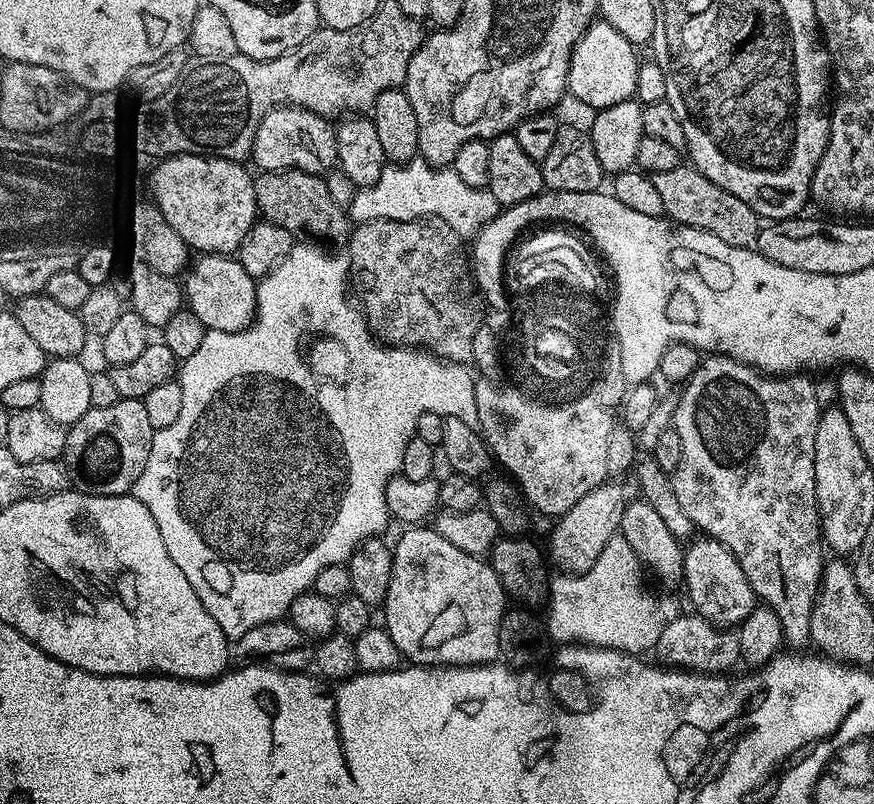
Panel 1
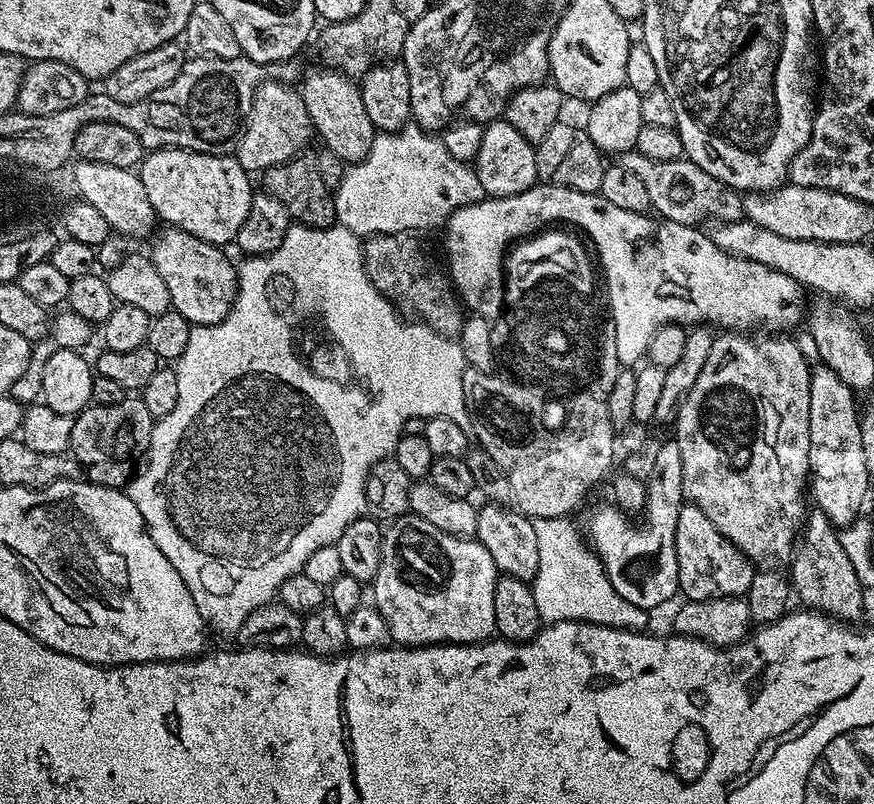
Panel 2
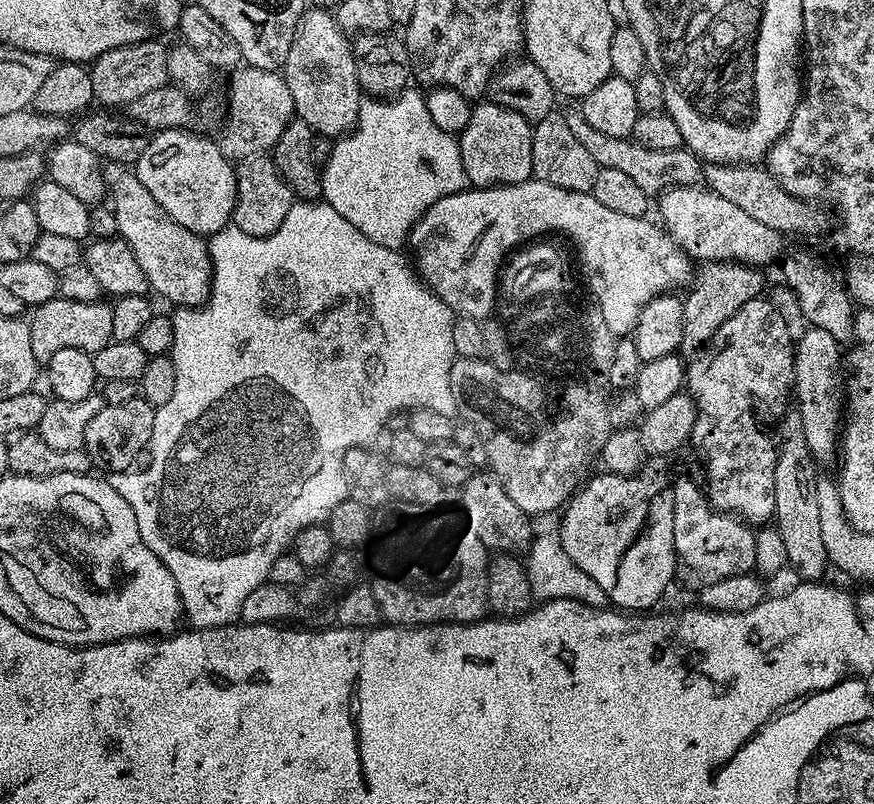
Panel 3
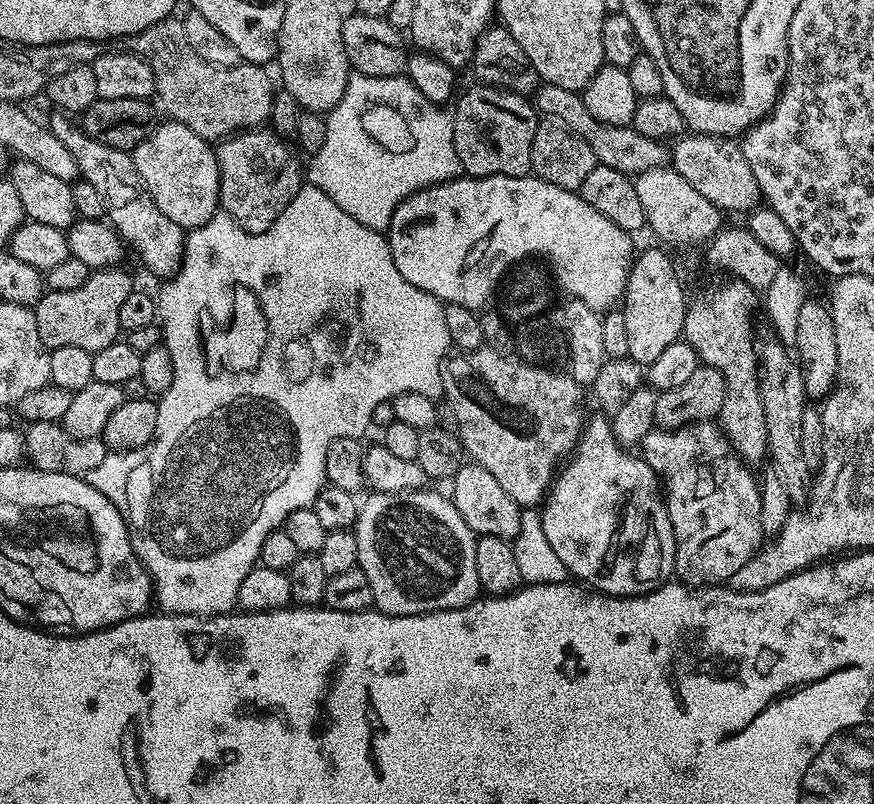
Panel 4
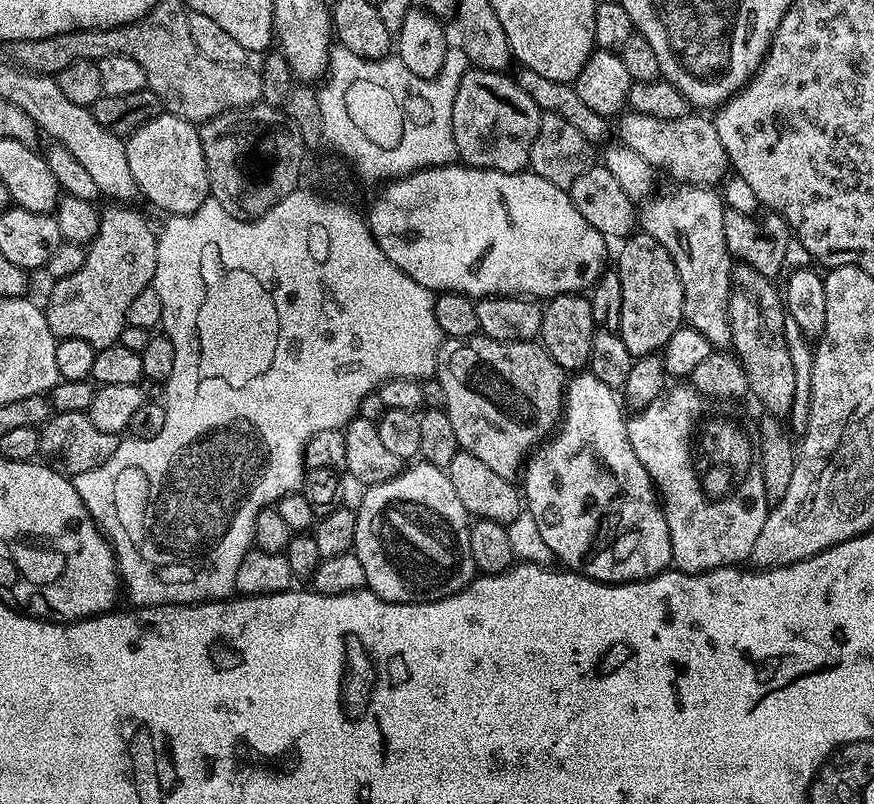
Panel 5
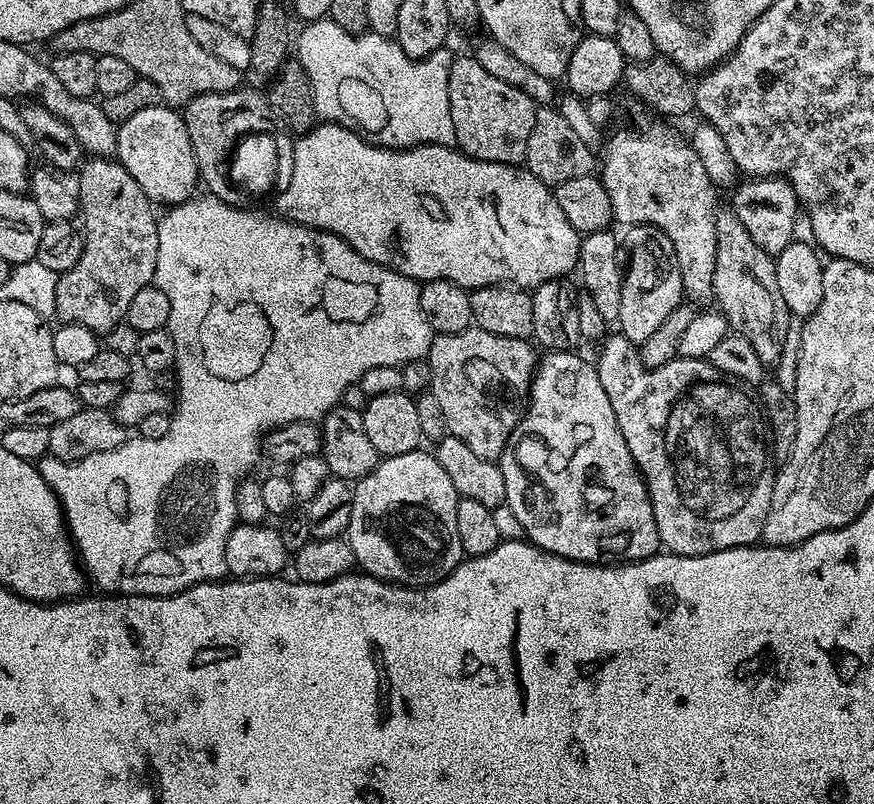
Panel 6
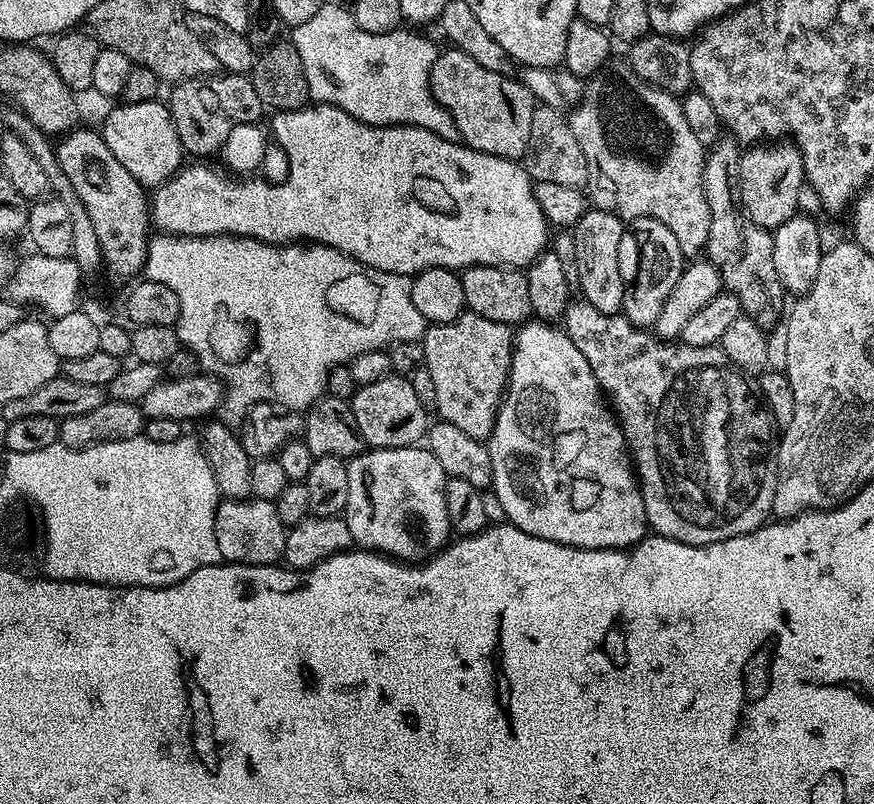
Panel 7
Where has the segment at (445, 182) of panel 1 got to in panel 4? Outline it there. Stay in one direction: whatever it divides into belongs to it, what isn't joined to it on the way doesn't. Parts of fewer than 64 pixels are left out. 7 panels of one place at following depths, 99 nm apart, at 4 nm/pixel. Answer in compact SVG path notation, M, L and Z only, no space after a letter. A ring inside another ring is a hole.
M360 72L349 75L346 94L342 94L338 106L334 106L332 111L327 113L324 121L324 125L326 126L326 142L322 142L322 150L311 153L309 160L312 161L309 164L307 161L307 183L313 184L318 190L322 190L322 194L334 198L334 202L338 202L338 206L342 206L342 210L346 210L346 214L350 214L350 218L358 218L358 222L362 222L362 226L370 226L370 230L374 230L375 232L384 232L392 220L394 210L398 210L398 206L407 196L412 196L415 192L422 191L423 188L432 188L435 184L444 184L447 180L457 179L461 175L462 169L458 162L458 150L454 150L452 118L447 111L445 113L444 111L445 109L441 105L431 104L418 90L418 86L412 84L407 75L368 77L366 74Z

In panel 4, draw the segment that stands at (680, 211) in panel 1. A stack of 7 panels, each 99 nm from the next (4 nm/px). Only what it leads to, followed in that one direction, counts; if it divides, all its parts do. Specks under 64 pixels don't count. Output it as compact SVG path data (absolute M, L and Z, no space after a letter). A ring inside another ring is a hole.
M541 83L534 93L534 107L537 113L560 120L566 126L570 126L570 130L574 130L574 134L578 134L578 138L584 139L590 145L590 150L594 150L597 164L605 164L614 170L635 177L646 170L669 163L669 149L654 138L646 138L646 134L638 134L638 130L634 130L631 124L610 126L606 122L598 122L598 118L594 118L594 114L590 114L590 110L586 110L584 98L580 92L562 90L562 86Z

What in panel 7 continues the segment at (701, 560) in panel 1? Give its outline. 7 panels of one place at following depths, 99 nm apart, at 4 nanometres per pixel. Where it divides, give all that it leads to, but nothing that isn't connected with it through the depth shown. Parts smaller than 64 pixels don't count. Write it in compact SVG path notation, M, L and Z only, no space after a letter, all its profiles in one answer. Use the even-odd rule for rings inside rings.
M583 298L573 299L562 317L562 327L567 332L570 342L578 346L578 351L586 362L590 362L590 370L594 378L600 383L601 392L610 401L610 407L624 432L624 443L628 445L630 459L634 471L640 481L640 493L646 506L648 527L657 536L665 536L683 544L713 544L722 542L726 538L738 538L742 534L750 534L758 530L763 524L769 523L772 516L772 503L776 493L778 473L776 470L776 449L778 447L778 428L772 423L772 415L762 403L748 383L749 377L741 372L726 358L726 354L718 346L686 346L682 342L669 342L660 339L649 329L639 328L630 323L623 314L611 316L602 314L602 310L594 310Z

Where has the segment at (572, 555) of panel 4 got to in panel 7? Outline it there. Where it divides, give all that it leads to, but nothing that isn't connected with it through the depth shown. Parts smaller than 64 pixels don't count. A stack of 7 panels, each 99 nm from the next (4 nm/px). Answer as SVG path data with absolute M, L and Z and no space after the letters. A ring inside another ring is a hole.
M532 318L515 329L512 345L512 369L508 371L508 387L500 401L500 408L496 411L494 430L486 443L492 467L491 490L496 492L498 501L502 502L505 521L518 530L531 536L546 538L550 542L558 542L575 548L618 548L621 550L631 550L635 544L640 543L645 536L649 535L650 529L646 518L646 506L640 493L640 481L634 471L628 445L624 443L624 432L620 429L611 407L606 403L605 393L601 392L600 383L596 381L590 370L590 362L586 362L586 358L582 358L578 346L574 346L574 342L570 342L563 327L546 320Z

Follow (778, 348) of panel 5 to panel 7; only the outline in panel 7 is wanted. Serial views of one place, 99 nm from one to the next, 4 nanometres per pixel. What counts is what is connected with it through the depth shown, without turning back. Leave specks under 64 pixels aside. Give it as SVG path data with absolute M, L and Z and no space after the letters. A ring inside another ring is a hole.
M721 138L707 153L704 189L706 203L710 205L710 238L706 256L719 270L724 288L738 298L741 313L749 316L758 327L771 330L785 315L786 293L778 278L778 270L774 270L772 232L754 223L740 207L741 151L741 145L735 139Z

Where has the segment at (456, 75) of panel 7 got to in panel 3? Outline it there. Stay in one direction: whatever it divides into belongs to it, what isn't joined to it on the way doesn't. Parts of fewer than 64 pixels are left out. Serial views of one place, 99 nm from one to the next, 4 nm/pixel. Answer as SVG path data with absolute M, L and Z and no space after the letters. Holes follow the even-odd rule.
M485 102L477 103L470 114L470 122L466 122L466 130L458 134L462 167L466 170L466 178L473 188L497 188L503 184L521 184L533 179L530 146L532 145L533 125L522 114L510 110L501 104Z

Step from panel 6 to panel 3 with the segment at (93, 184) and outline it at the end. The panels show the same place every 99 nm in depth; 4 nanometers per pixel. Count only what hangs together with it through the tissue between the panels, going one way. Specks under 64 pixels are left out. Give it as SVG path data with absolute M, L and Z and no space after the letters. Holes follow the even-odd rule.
M54 299L45 304L35 305L33 316L30 316L30 347L34 350L34 358L37 365L44 366L50 358L54 358L54 354L58 350L66 350L73 348L74 350L82 350L89 354L102 350L102 346L111 344L112 331L114 330L112 313L112 304L103 299L94 302L70 302L69 300Z

